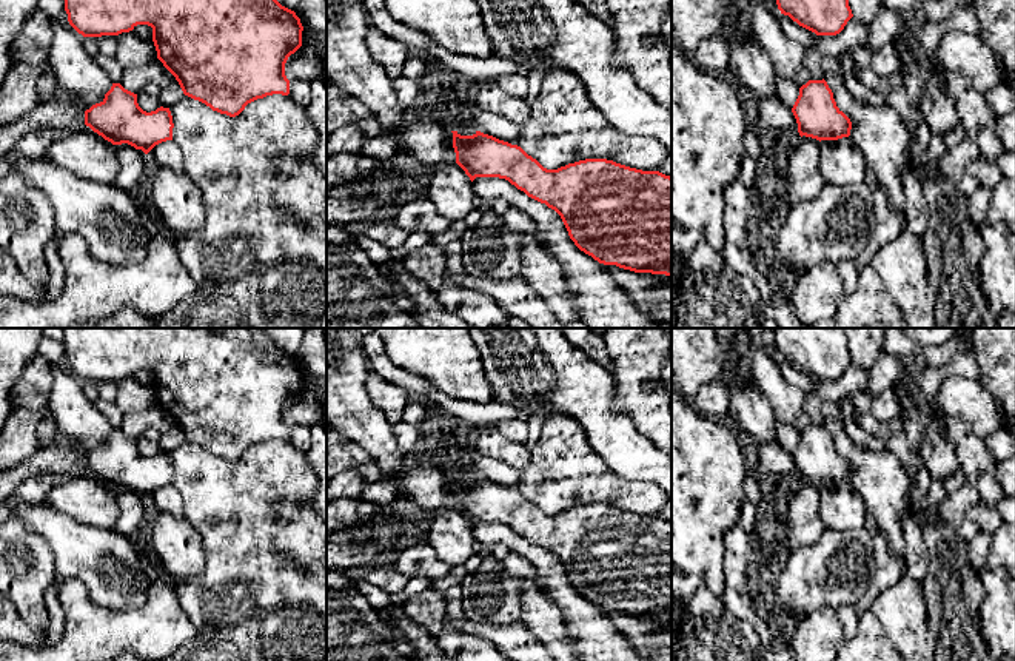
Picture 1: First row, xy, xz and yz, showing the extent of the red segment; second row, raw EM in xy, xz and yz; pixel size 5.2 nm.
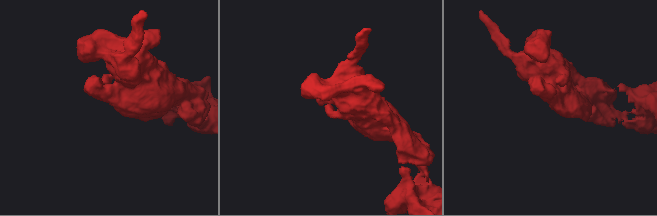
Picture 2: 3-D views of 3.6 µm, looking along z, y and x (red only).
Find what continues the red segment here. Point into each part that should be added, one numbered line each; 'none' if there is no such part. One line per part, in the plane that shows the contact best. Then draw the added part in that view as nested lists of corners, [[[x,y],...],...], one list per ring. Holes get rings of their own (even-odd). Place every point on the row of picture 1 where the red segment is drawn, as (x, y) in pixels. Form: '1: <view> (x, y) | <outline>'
none

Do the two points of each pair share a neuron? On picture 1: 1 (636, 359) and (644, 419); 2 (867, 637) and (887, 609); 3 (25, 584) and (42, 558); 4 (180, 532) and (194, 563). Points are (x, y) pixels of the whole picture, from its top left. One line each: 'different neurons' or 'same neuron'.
1: same neuron
2: different neurons
3: same neuron
4: same neuron

